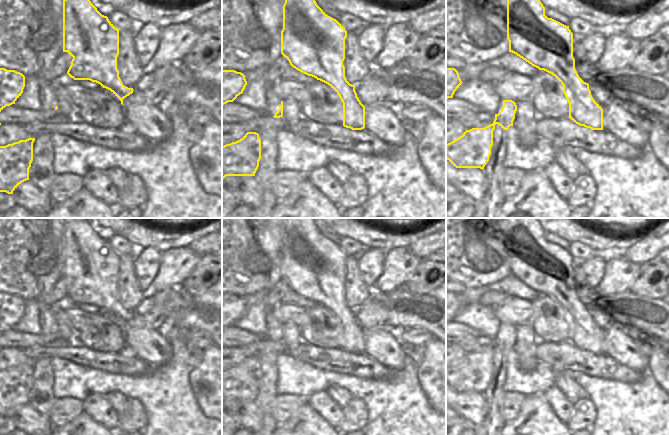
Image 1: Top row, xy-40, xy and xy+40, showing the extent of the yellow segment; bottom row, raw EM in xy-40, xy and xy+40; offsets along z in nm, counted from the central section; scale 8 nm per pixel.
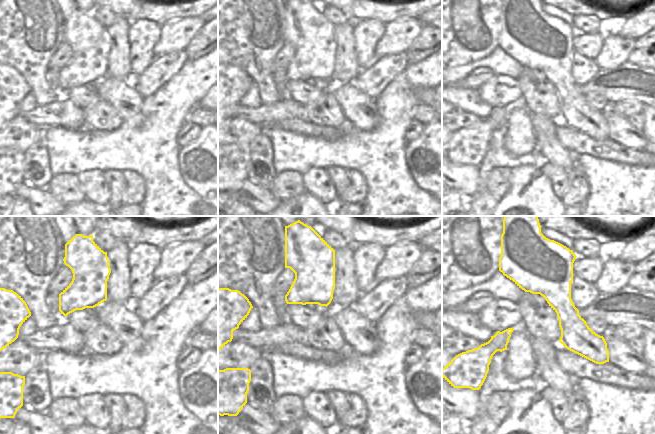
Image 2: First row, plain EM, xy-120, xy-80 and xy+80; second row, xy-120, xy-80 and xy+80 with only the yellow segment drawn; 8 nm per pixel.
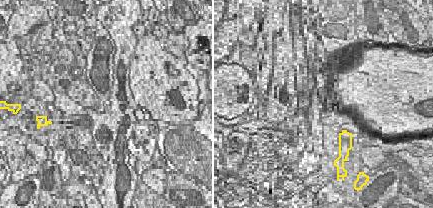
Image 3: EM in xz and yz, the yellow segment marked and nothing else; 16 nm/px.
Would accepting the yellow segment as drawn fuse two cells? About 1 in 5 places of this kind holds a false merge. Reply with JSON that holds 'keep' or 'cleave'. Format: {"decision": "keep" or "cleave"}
{"decision": "keep"}

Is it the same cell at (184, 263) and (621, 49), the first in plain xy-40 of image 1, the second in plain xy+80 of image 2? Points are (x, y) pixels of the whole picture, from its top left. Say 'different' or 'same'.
same

